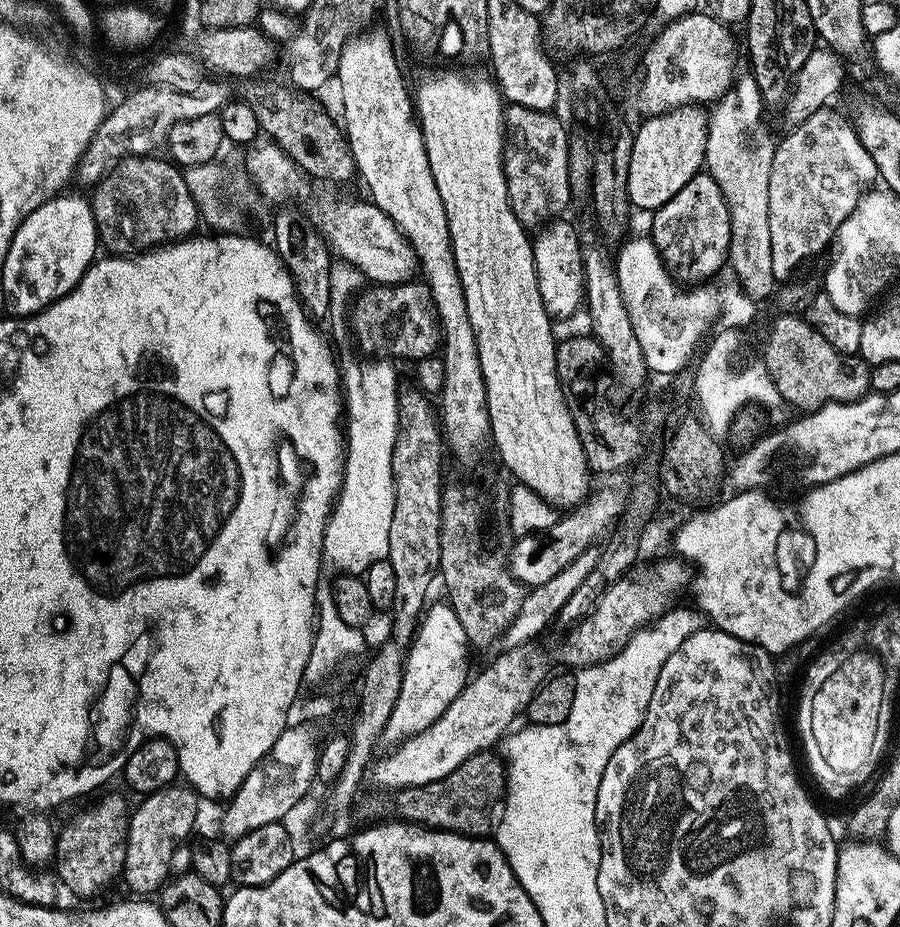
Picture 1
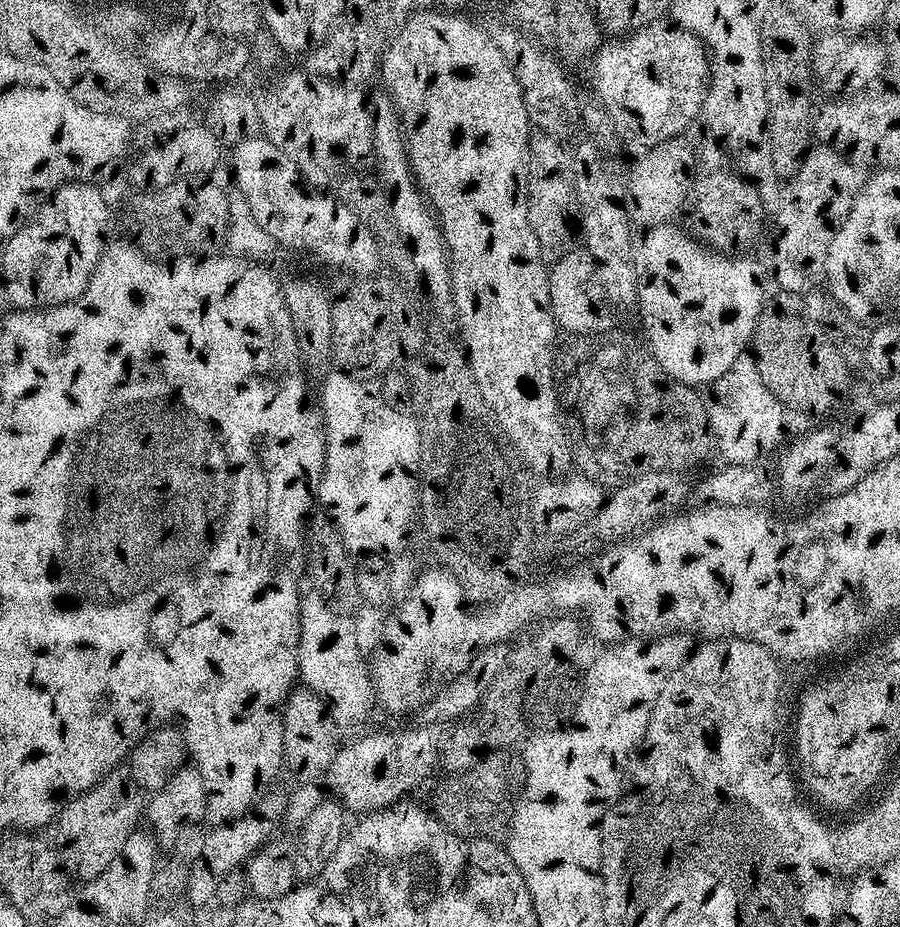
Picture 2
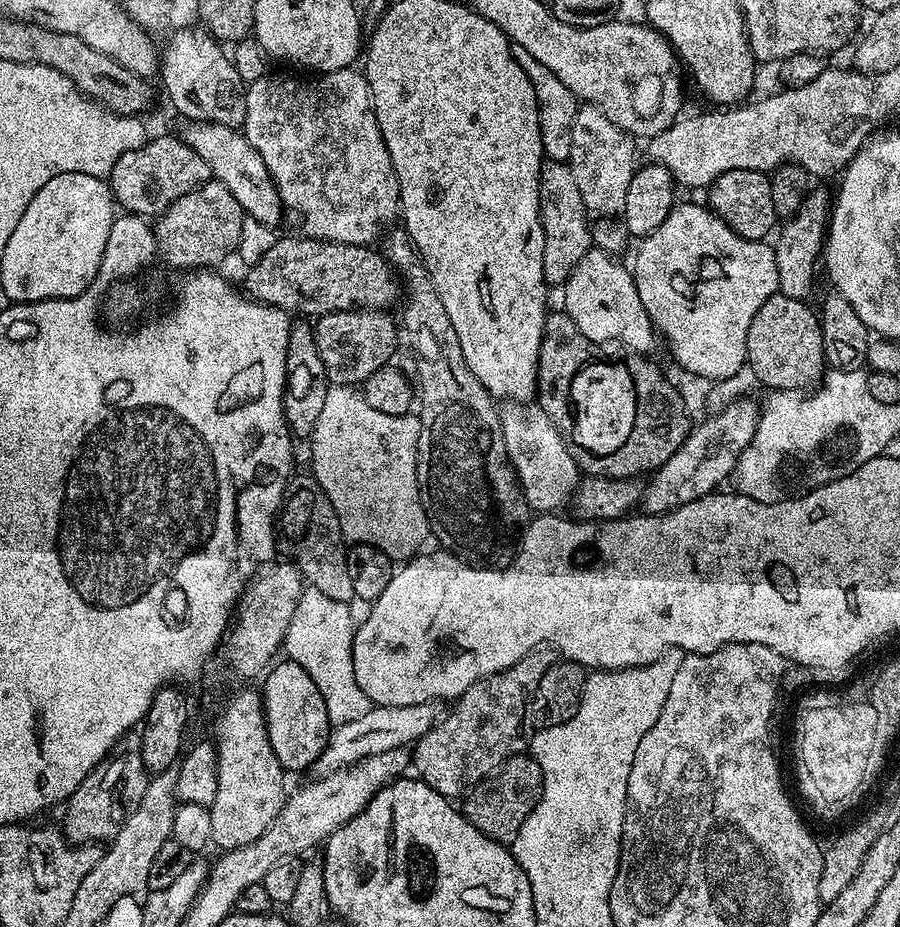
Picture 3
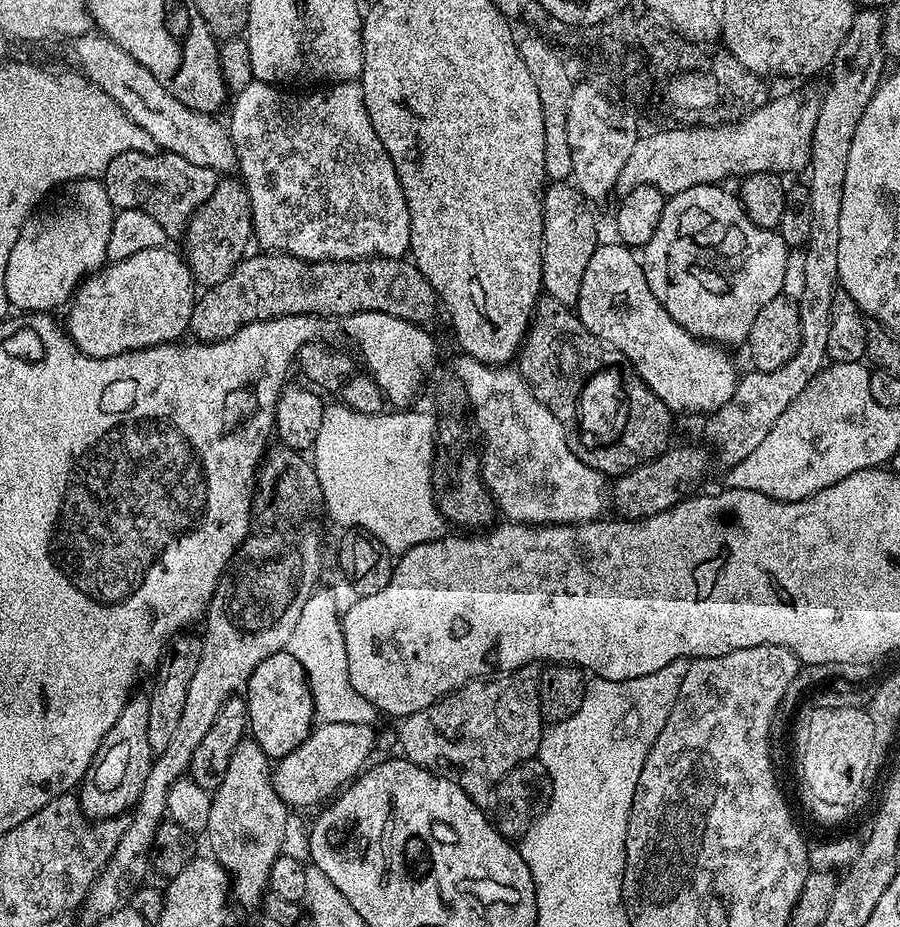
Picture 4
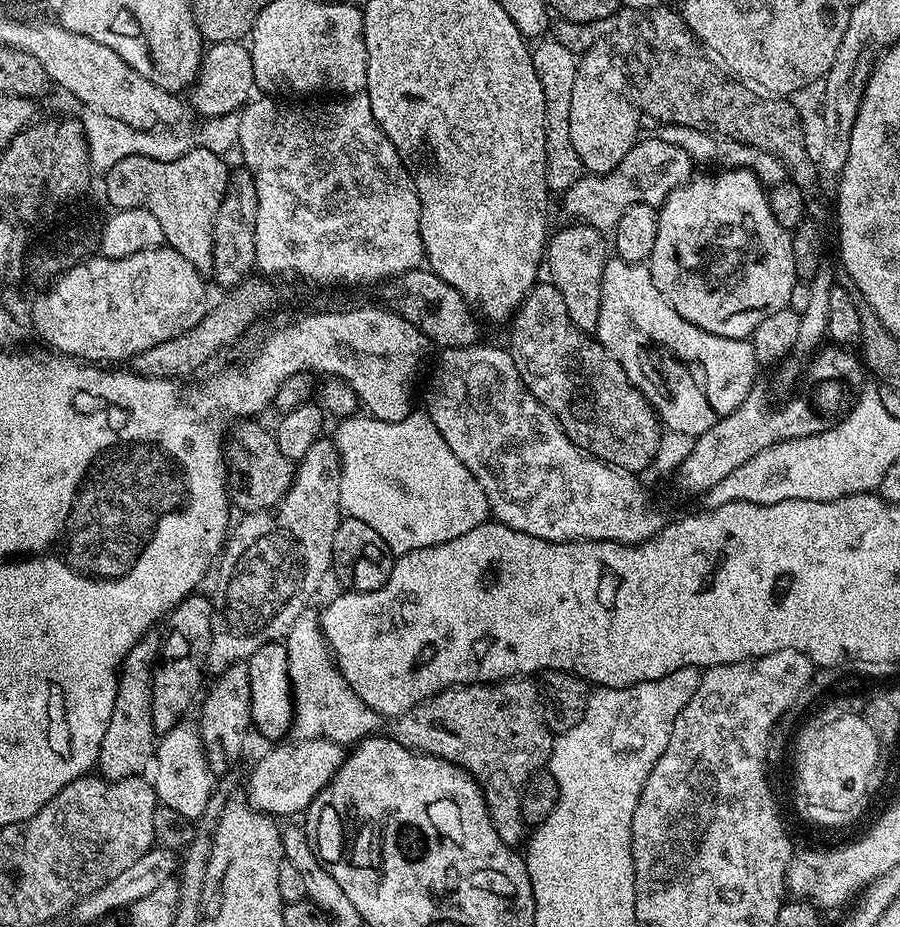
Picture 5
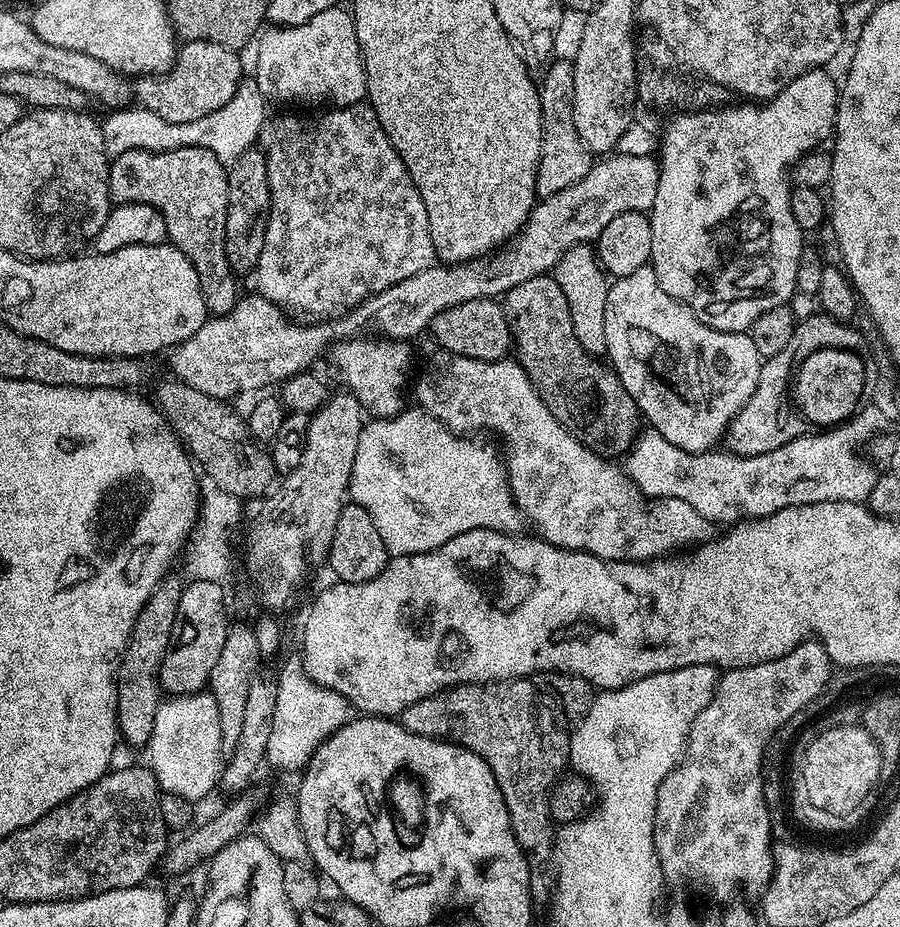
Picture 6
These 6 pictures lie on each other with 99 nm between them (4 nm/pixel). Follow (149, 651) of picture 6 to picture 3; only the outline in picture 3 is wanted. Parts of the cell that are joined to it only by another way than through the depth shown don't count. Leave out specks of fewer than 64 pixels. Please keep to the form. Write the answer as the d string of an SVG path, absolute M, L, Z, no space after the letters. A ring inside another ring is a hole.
M139 731L128 732L113 746L111 753L103 760L91 774L83 780L74 790L74 794L67 797L64 812L64 824L62 831L73 844L98 844L110 842L122 830L122 822L130 818L130 814L142 802L142 794L146 794L146 786L150 779L150 773L142 762L142 742Z

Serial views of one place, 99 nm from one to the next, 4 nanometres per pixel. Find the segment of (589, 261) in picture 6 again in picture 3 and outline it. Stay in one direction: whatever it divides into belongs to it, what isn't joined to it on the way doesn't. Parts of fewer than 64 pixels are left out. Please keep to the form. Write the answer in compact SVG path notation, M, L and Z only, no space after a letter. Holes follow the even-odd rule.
M545 159L540 168L540 221L544 231L542 274L548 285L560 286L593 247L586 206L582 206L582 194L578 194L574 174L565 161Z

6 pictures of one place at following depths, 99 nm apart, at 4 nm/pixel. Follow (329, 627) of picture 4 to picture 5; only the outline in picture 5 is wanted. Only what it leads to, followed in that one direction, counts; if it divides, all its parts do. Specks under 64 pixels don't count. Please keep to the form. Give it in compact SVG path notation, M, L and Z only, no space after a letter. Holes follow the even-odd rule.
M305 610L298 614L283 643L288 655L289 682L295 705L290 732L297 741L326 739L339 746L355 746L366 737L385 731L385 717L366 706L340 673L315 611Z

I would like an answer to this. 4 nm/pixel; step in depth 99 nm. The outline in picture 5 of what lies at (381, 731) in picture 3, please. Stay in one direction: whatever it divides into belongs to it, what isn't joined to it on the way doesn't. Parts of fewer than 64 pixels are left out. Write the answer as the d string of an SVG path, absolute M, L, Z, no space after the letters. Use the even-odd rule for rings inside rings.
M326 739L294 740L292 744L287 742L273 745L272 750L268 751L256 764L248 780L248 800L252 809L257 813L270 815L274 818L280 816L292 816L294 814L305 813L314 798L328 785L334 774L337 773L345 757L345 751Z

